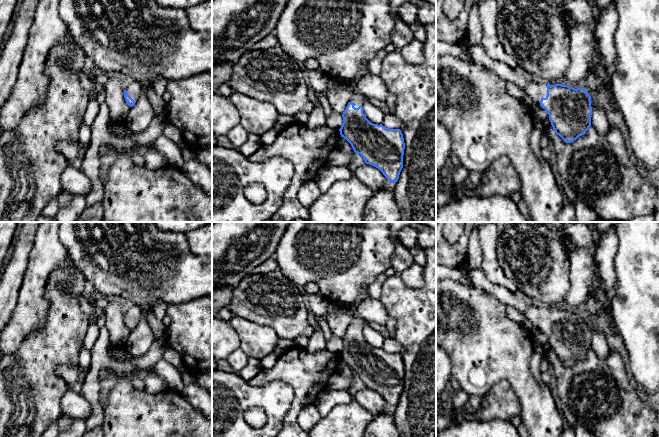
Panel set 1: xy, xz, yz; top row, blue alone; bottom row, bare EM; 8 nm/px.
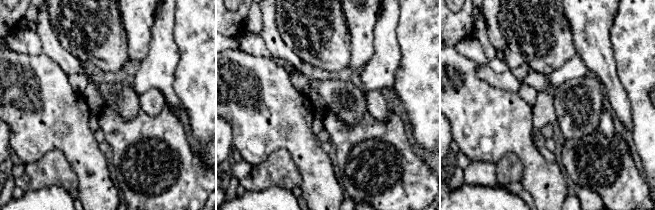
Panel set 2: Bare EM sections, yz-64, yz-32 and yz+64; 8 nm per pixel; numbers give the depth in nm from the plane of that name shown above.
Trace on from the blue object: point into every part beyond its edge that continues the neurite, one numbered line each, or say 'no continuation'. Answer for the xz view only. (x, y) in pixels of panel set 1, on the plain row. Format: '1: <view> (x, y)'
1: xz (358, 322)

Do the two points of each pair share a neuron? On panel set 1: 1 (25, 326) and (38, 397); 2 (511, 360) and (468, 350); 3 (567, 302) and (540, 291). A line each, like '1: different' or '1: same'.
1: different
2: same
3: different

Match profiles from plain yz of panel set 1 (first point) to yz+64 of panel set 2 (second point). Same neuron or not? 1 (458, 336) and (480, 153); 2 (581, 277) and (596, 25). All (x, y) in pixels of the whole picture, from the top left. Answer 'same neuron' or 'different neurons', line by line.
1: same neuron
2: different neurons

